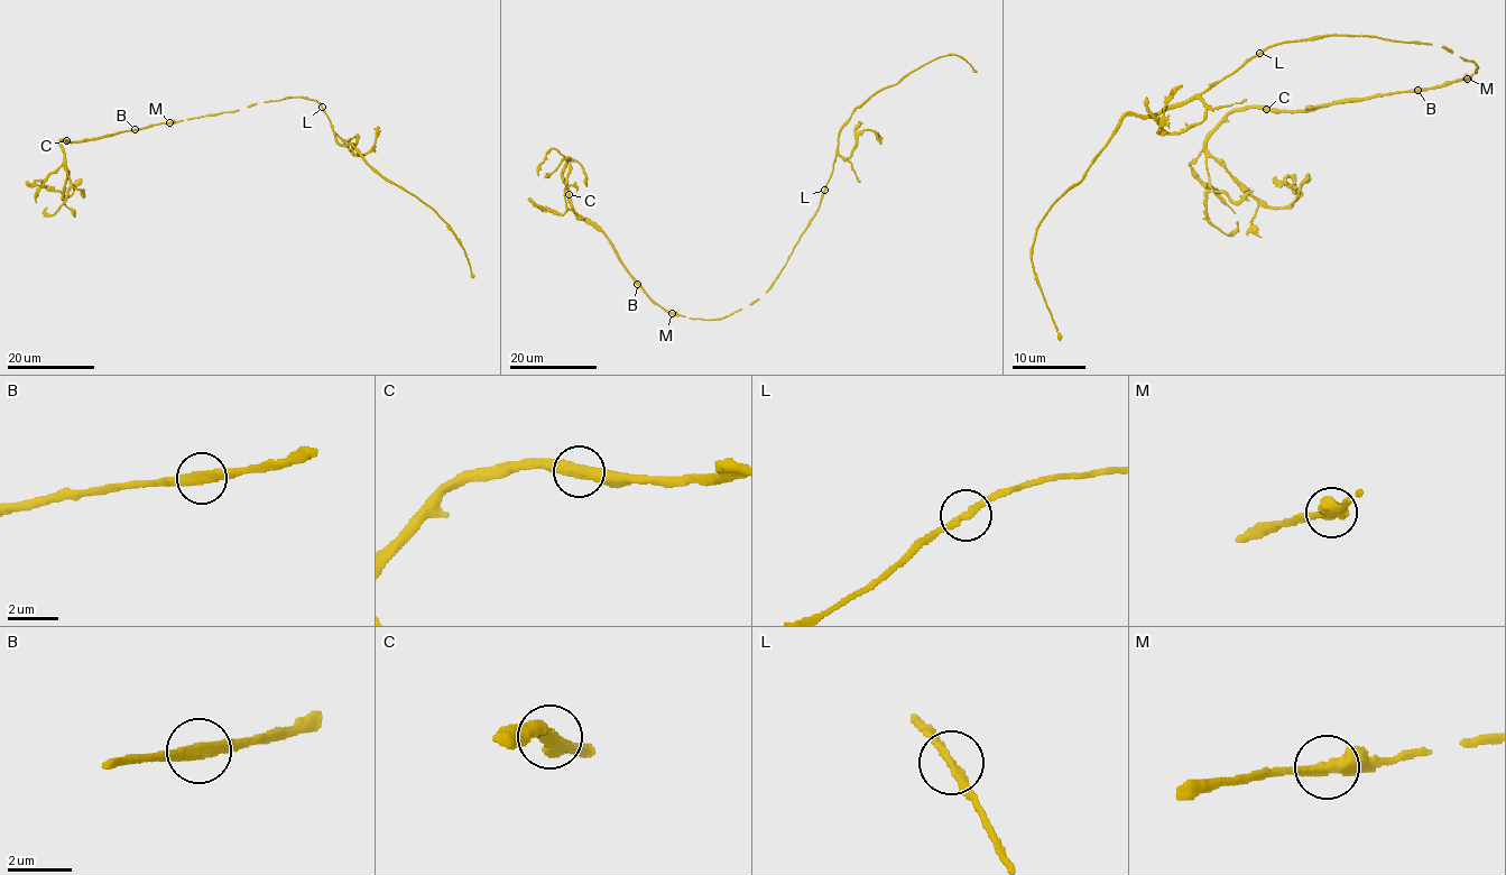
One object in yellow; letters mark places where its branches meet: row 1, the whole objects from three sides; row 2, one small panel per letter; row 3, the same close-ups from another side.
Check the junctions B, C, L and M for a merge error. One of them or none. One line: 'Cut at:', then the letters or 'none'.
Cut at: none

